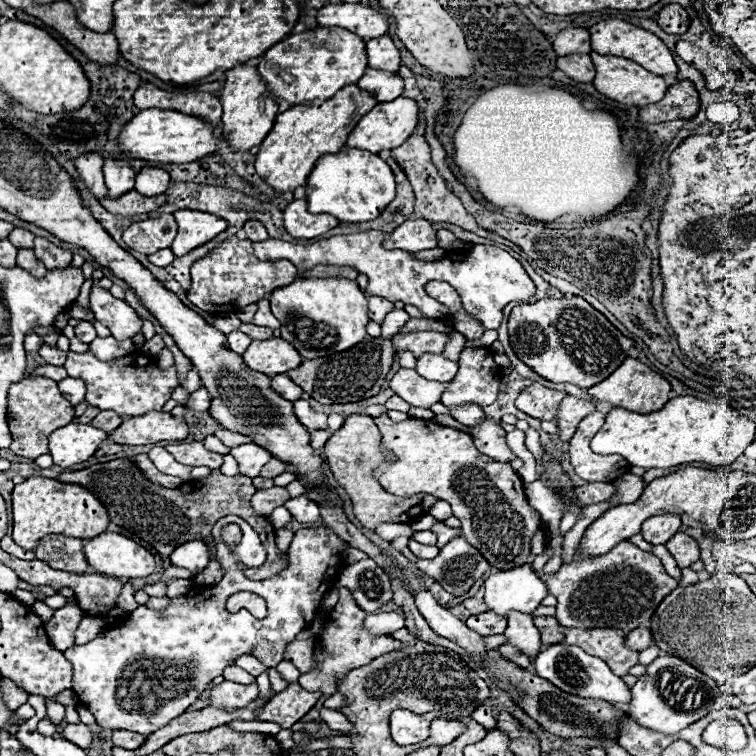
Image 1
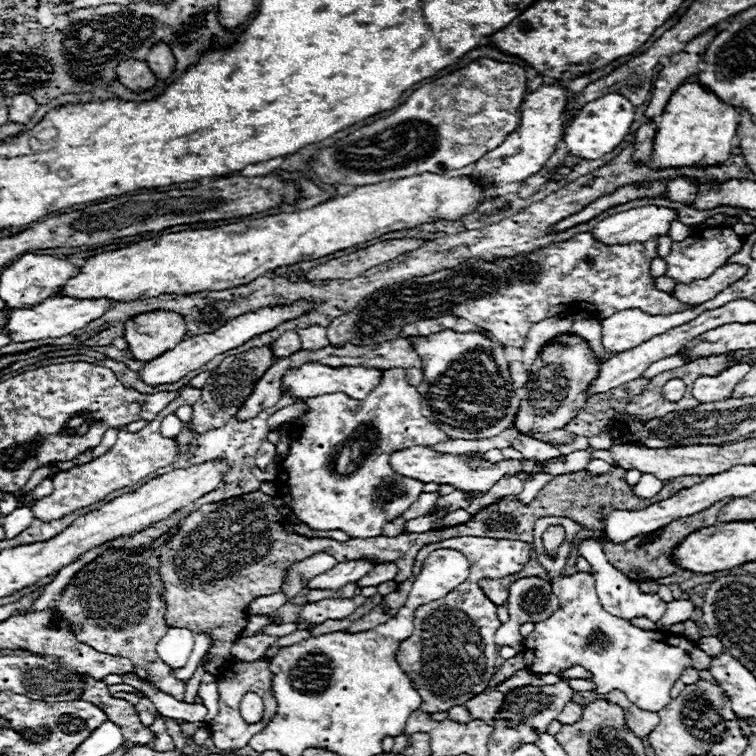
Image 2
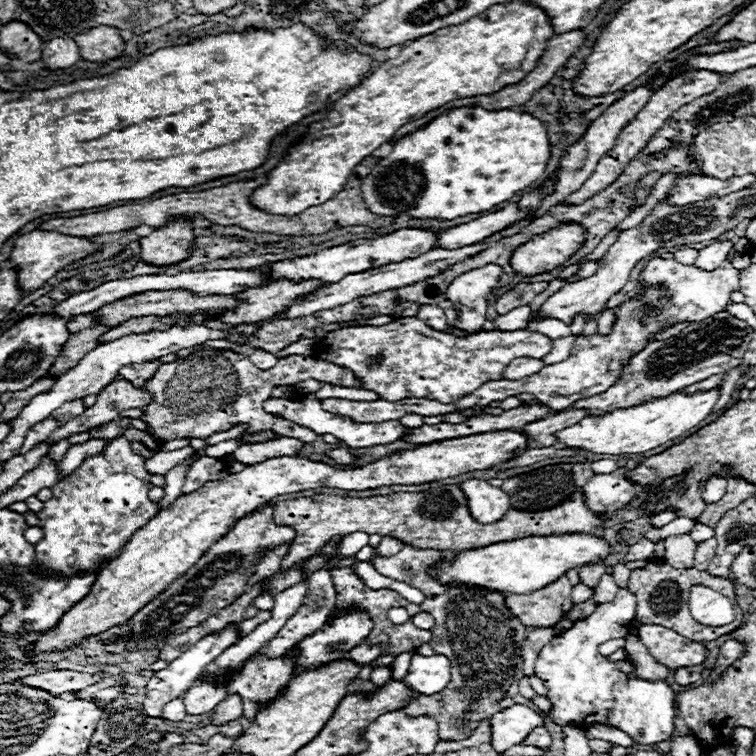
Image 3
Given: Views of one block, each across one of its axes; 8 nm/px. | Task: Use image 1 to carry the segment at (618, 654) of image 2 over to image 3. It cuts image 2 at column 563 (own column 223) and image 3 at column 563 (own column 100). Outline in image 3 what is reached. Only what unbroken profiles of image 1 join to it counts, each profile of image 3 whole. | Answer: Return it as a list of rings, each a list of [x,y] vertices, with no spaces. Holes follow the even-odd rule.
[[[620,588],[612,602],[598,604],[590,616],[576,620],[570,630],[554,636],[554,640],[550,640],[550,644],[540,650],[534,672],[540,680],[544,680],[544,686],[548,688],[548,700],[552,702],[550,720],[554,724],[572,724],[580,728],[606,724],[626,732],[634,742],[648,746],[672,738],[676,718],[674,690],[664,680],[650,682],[638,678],[634,662],[610,662],[608,656],[598,652],[598,646],[604,640],[620,638],[630,632],[634,612],[636,598],[628,590]]]

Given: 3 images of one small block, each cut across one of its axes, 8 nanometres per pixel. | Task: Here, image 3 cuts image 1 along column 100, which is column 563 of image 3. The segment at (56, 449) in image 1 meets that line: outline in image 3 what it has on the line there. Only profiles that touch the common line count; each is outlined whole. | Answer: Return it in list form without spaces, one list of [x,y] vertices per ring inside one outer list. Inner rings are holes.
[[[720,386],[694,392],[694,394],[670,394],[666,398],[658,398],[646,404],[638,404],[632,408],[618,408],[608,412],[606,416],[586,416],[574,426],[568,426],[556,434],[558,442],[570,448],[580,448],[594,454],[642,454],[656,446],[666,444],[672,438],[682,436],[696,424],[700,424],[710,412],[716,400],[720,398]]]

